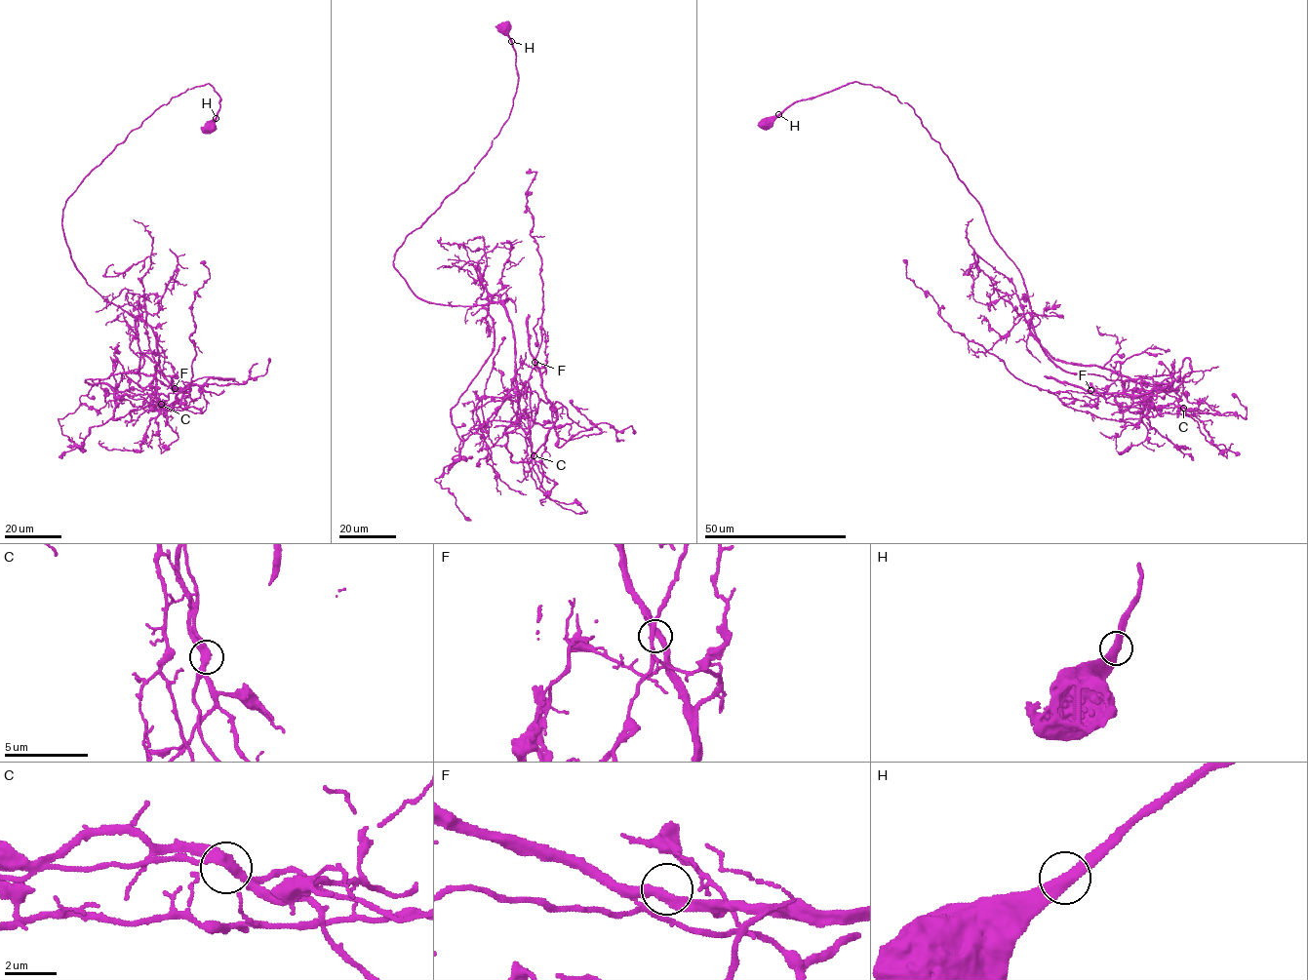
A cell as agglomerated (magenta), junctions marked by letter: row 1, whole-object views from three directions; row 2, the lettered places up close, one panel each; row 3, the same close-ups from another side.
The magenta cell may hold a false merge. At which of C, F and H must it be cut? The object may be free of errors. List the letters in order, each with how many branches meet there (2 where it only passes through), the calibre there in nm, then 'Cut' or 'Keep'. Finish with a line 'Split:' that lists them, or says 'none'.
C: Branches: 2. Thickness 400 nm. Cut
F: Branches: 2. Thickness 380 nm. Keep
H: Branches: 2. Thickness 420 nm. Keep
Split: C

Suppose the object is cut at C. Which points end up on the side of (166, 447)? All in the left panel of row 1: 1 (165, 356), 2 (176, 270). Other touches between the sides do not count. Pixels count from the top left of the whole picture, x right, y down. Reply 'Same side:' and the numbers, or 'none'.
Same side: 1, 2

